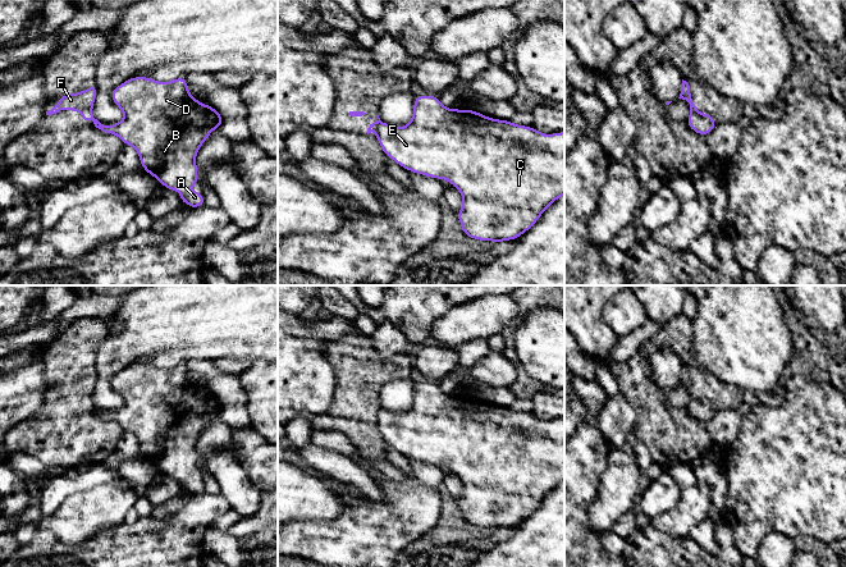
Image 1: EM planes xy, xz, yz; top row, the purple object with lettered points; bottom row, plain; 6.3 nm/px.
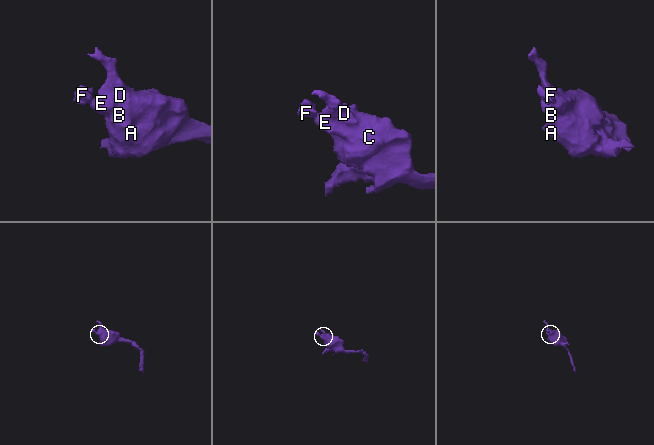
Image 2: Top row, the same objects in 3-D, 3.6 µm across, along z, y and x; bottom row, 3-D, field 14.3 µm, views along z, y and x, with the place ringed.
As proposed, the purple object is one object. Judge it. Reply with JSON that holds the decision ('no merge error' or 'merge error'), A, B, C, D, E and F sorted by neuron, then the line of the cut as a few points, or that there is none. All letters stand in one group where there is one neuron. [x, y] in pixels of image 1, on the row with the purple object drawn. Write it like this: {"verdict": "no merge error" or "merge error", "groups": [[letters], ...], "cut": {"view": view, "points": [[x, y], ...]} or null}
{"verdict": "merge error", "groups": [["A", "B", "C", "D", "E"], ["F"]], "cut": {"view": "xz", "points": [[380, 120], [375, 133]]}}

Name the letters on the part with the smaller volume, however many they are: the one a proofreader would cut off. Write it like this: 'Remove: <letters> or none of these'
Remove: F

